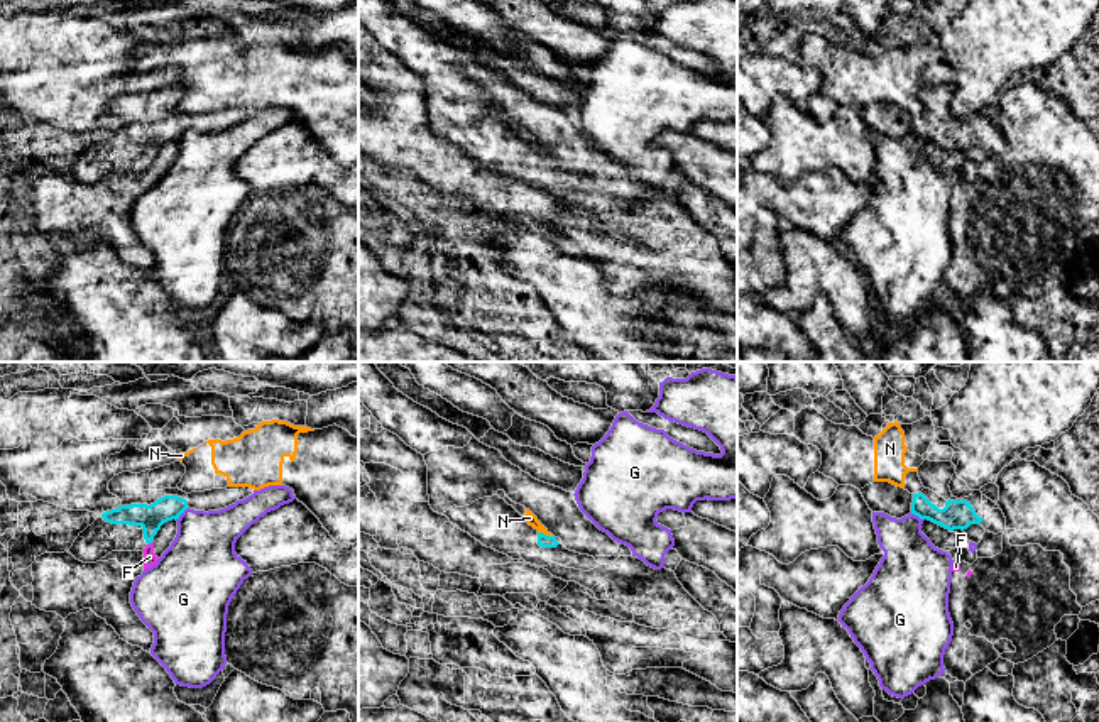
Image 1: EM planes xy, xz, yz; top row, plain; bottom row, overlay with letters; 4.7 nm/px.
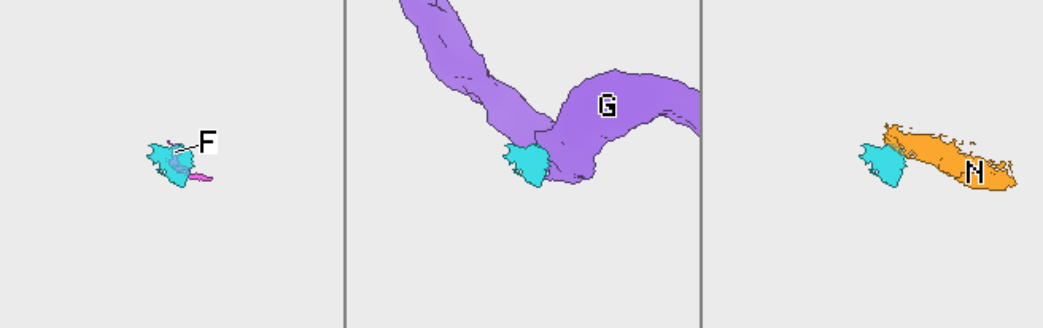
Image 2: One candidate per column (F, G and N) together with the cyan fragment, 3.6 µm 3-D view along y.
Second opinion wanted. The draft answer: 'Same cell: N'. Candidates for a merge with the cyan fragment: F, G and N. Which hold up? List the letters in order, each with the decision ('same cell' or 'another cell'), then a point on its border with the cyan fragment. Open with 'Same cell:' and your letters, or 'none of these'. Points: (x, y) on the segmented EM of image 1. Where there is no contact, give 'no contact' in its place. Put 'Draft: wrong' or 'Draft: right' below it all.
Same cell: none of these
F: another cell; contact xy (149, 543)
G: another cell; contact xy (181, 513)
N: another cell; contact xz (545, 535)
Draft: wrong

